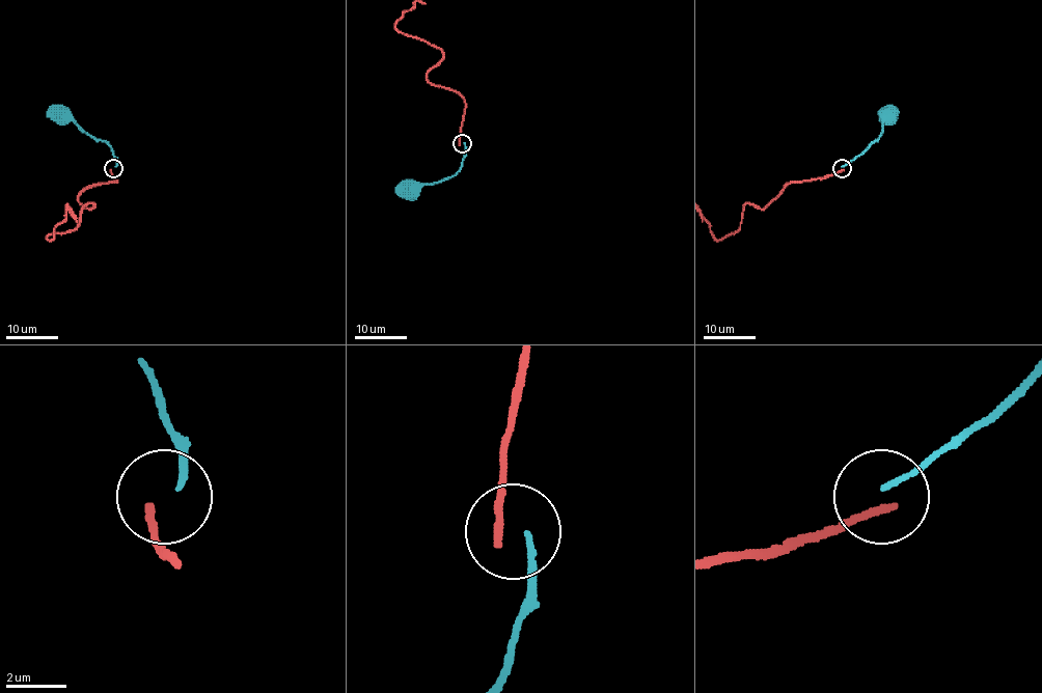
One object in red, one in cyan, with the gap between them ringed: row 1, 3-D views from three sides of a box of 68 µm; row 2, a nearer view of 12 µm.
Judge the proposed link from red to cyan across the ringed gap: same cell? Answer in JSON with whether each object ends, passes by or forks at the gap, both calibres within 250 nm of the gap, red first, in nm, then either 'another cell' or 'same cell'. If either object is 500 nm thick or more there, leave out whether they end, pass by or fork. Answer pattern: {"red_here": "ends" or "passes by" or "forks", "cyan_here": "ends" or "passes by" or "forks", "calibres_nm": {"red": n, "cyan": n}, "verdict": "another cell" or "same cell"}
{"red_here": "ends", "cyan_here": "ends", "calibres_nm": {"red": 320, "cyan": 190}, "verdict": "another cell"}

